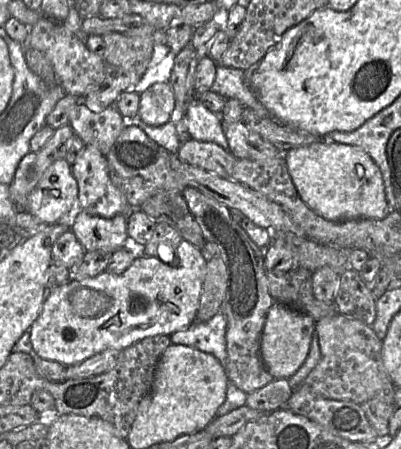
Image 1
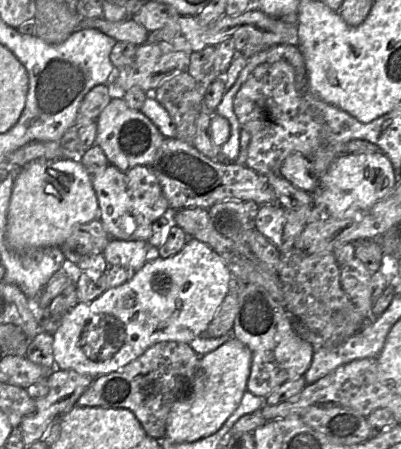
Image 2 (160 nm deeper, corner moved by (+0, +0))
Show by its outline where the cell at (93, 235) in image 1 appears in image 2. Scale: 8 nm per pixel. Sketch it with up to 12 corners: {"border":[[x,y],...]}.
{"border":[[111,239],[109,266],[133,272],[148,260],[143,240]]}

